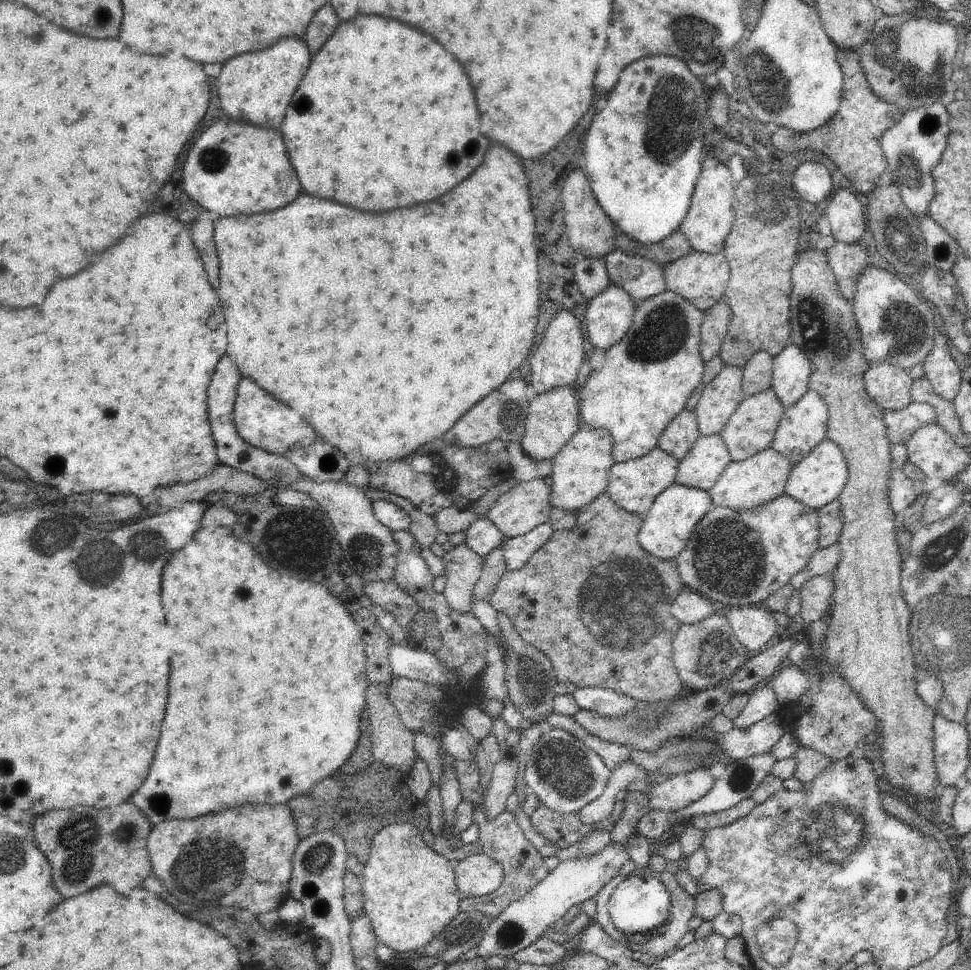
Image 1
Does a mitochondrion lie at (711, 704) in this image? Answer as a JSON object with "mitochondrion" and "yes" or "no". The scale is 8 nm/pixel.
{"mitochondrion":"no"}

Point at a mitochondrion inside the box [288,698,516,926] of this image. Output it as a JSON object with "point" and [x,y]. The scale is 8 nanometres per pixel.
{"point":[314,856]}

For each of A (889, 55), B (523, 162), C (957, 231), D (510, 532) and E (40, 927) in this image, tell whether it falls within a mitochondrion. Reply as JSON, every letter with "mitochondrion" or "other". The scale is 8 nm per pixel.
{"A":"mitochondrion","B":"other","C":"other","D":"other","E":"other"}

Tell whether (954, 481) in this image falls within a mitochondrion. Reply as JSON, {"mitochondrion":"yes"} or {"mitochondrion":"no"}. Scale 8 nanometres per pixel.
{"mitochondrion":"no"}

